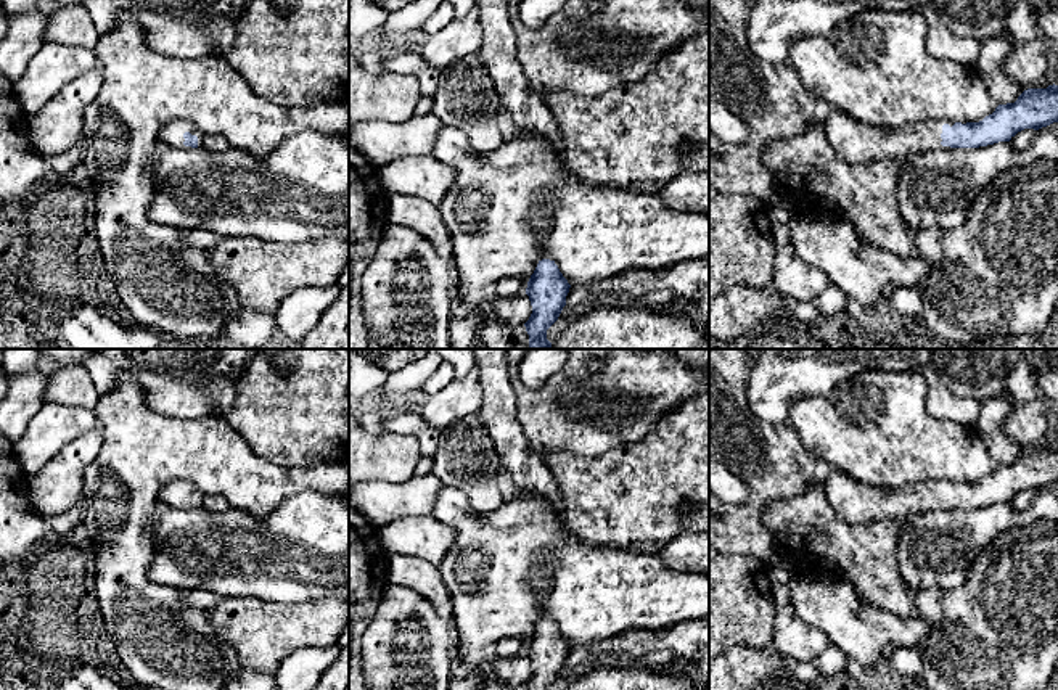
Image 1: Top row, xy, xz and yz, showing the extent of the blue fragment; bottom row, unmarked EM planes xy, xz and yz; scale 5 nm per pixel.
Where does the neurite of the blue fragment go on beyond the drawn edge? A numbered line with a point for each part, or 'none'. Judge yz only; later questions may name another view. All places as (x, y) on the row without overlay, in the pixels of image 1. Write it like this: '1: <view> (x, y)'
1: yz (854, 502)

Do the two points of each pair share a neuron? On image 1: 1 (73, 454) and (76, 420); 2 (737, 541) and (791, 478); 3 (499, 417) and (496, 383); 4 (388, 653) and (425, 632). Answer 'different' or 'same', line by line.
1: same
2: same
3: same
4: same

